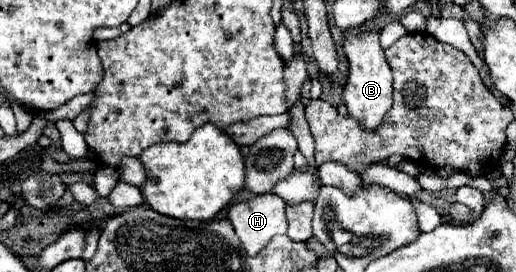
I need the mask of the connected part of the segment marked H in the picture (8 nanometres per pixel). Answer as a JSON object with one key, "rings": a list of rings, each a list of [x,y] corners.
{"rings":[[[270,193],[258,195],[252,201],[238,203],[228,209],[228,219],[248,255],[260,253],[274,235],[286,233],[288,223],[284,209],[286,203]]]}

